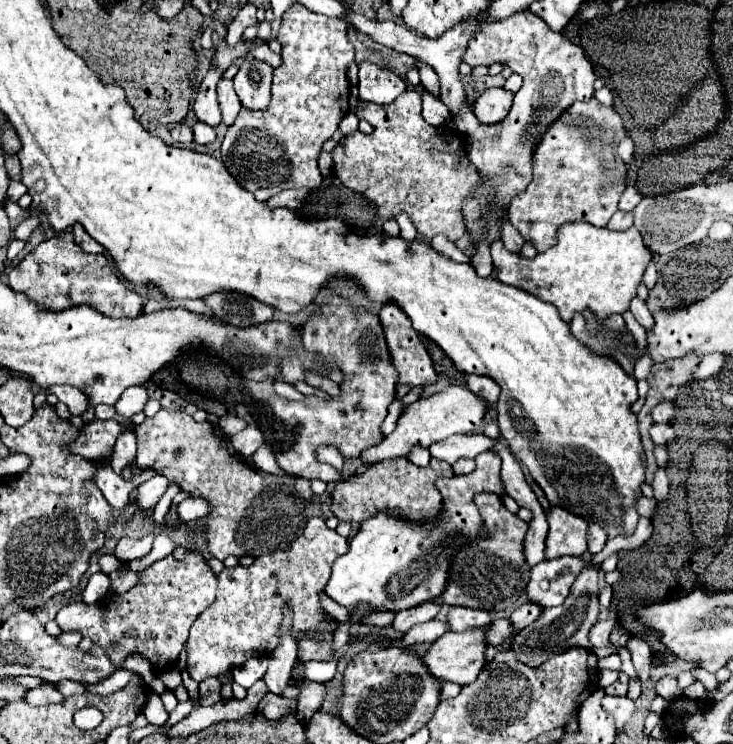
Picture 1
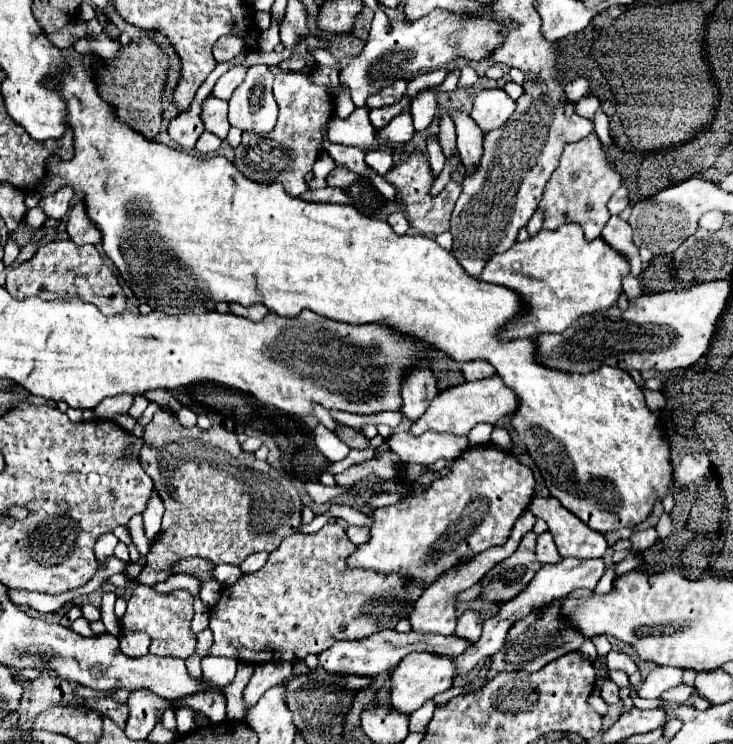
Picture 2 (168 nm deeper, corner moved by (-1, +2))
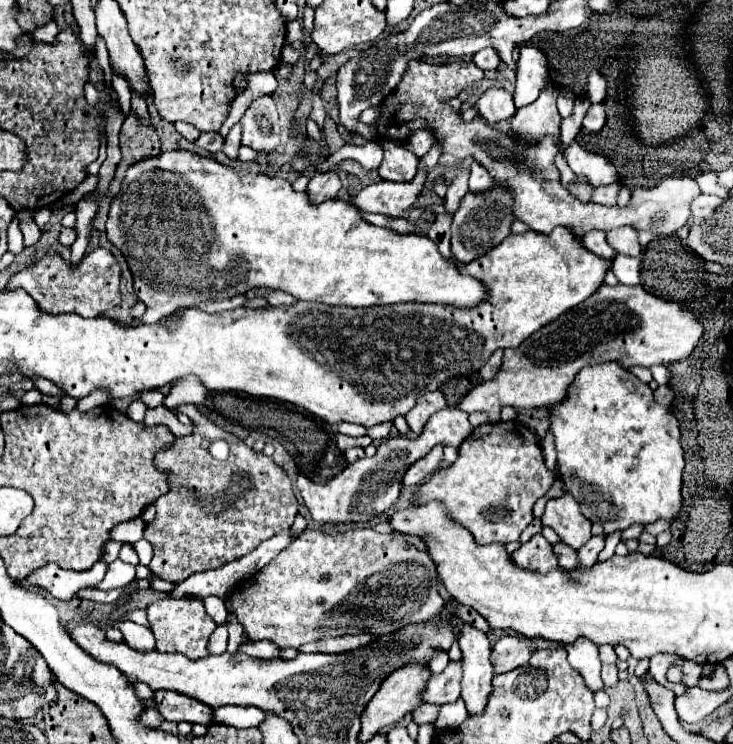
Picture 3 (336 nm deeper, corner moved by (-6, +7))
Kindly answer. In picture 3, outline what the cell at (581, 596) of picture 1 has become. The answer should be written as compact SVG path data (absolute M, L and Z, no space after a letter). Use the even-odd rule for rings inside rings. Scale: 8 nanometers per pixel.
M504 636L496 642L496 648L492 648L490 662L492 662L496 674L510 672L510 670L526 664L532 650L552 648L552 646L562 646L562 644L554 644L554 642L542 640L542 638L528 640L528 638L518 638L518 636Z

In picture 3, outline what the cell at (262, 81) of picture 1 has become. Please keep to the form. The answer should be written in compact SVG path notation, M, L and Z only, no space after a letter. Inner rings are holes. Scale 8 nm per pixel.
M262 96L254 100L240 122L244 126L242 130L244 146L250 146L252 150L266 154L272 154L280 148L278 110L272 96Z

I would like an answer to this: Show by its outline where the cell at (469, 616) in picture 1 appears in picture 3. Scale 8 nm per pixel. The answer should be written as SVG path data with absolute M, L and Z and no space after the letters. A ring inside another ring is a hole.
M462 624L460 628L460 650L462 650L462 666L464 674L460 680L462 700L466 704L468 716L482 714L488 694L492 692L494 670L490 664L490 642L484 632L472 628L470 624Z

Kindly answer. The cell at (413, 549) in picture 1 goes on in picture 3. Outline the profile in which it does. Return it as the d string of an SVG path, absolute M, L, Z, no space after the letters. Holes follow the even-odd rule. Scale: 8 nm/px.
M514 420L482 424L474 428L474 432L460 446L458 460L452 466L434 472L430 482L420 486L418 496L414 498L414 506L440 500L448 508L450 516L472 532L478 544L492 544L492 542L508 544L508 542L516 542L520 538L520 532L534 520L532 506L536 504L538 498L546 496L546 492L552 488L556 478L560 478L560 472L556 468L554 470L546 468L542 448L538 446L538 436L532 430L528 430L524 424L522 428Z

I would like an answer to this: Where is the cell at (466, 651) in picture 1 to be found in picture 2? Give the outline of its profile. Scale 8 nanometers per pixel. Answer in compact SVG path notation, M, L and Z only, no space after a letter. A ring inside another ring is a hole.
M413 653L407 655L399 667L393 671L393 687L391 687L391 695L389 701L395 709L399 709L401 713L413 713L415 709L419 709L427 699L435 697L437 693L443 693L447 689L453 687L453 681L457 677L457 667L455 667L455 659L447 659L443 655L431 655L431 653Z

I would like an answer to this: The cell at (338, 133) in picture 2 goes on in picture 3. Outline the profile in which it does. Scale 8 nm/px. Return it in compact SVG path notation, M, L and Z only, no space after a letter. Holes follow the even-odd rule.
M382 144L384 158L378 174L382 180L392 182L412 182L418 172L418 158L406 150L402 144Z

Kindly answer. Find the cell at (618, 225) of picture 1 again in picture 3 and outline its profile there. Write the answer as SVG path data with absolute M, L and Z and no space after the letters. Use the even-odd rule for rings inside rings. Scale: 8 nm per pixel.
M622 226L616 230L608 232L608 244L618 252L618 254L628 254L628 256L640 256L640 244L638 244L638 232L632 226Z

